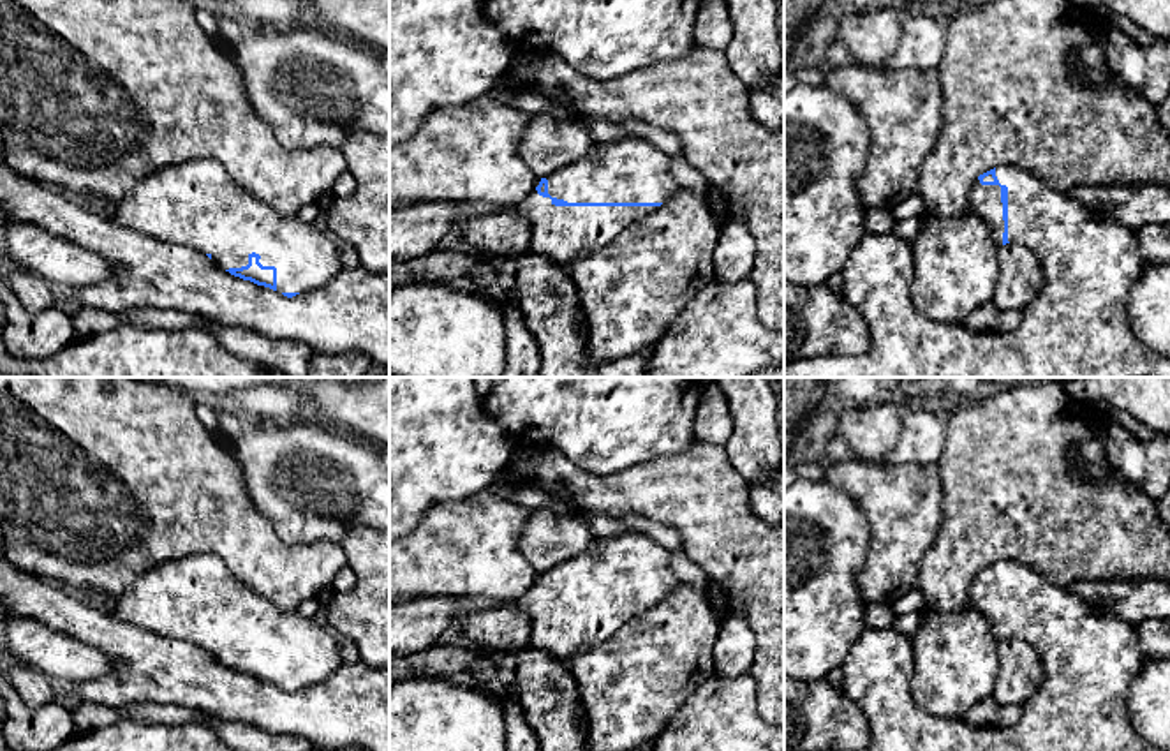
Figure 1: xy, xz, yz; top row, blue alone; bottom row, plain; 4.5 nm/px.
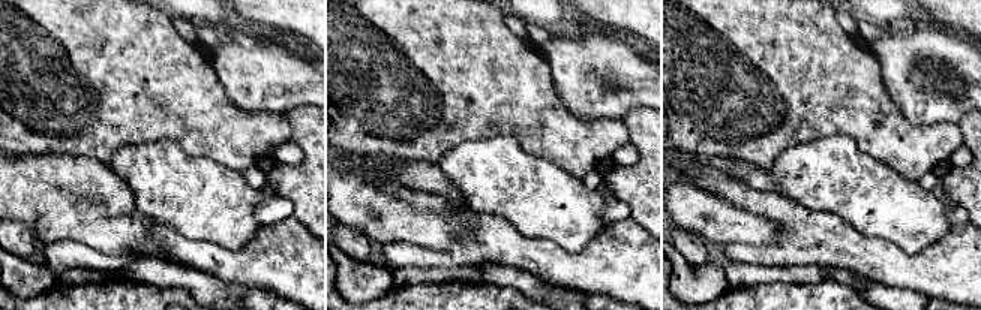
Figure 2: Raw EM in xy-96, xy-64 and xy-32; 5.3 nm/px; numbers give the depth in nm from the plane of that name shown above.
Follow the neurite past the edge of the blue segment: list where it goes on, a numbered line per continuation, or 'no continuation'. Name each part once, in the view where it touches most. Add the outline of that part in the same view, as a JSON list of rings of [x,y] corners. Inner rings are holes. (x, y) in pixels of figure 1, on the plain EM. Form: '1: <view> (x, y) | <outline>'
1: xz (631, 565) | [[[627,531],[596,539],[594,550],[546,571],[548,589],[567,598],[664,598],[680,580],[670,568],[670,552],[650,536]]]
2: xz (561, 628) | [[[532,585],[518,599],[530,622],[532,649],[544,651],[569,670],[571,658],[613,636],[657,601],[555,601]]]

